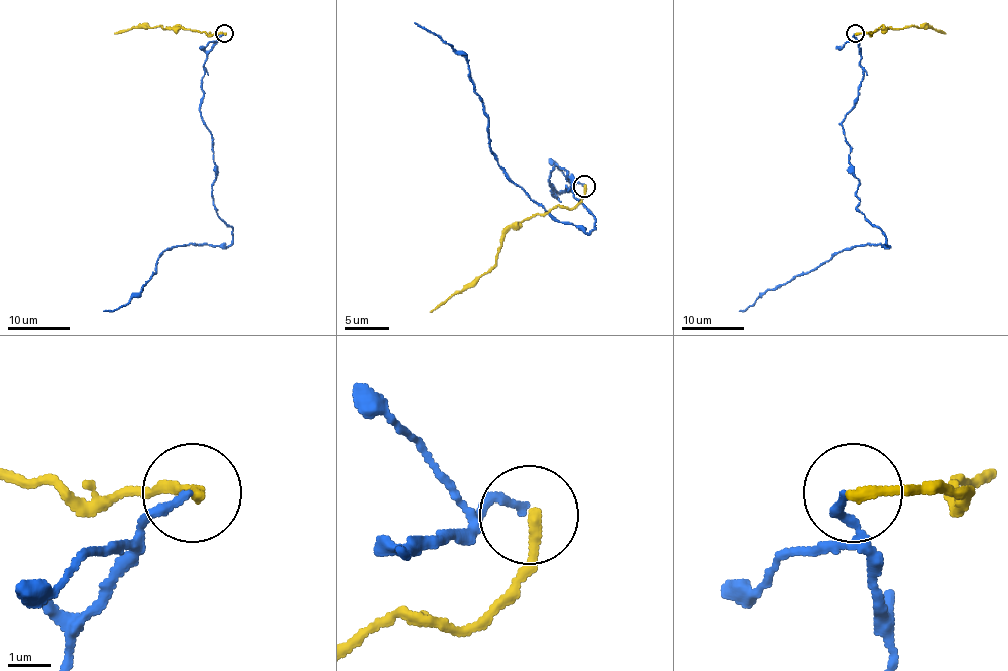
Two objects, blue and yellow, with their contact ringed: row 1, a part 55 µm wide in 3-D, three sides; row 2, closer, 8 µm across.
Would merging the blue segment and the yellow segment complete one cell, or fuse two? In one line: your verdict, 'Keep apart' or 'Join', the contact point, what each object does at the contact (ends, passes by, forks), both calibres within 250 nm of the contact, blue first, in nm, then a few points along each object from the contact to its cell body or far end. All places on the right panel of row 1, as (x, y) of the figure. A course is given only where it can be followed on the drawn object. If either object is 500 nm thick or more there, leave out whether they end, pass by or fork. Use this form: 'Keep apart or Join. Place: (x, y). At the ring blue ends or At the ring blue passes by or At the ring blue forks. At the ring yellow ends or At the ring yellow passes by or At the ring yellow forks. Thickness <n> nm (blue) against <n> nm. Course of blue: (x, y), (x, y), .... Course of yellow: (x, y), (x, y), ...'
Join. Place: (855, 33). At the ring blue ends. At the ring yellow ends. Thickness 170 nm (blue) against 260 nm. Course of blue: (854, 34), (862, 79), (842, 126), (859, 182), (857, 210), (887, 246), (843, 249), (739, 311). Course of yellow: (856, 34), (871, 34), (882, 26), (932, 28), (945, 34)

